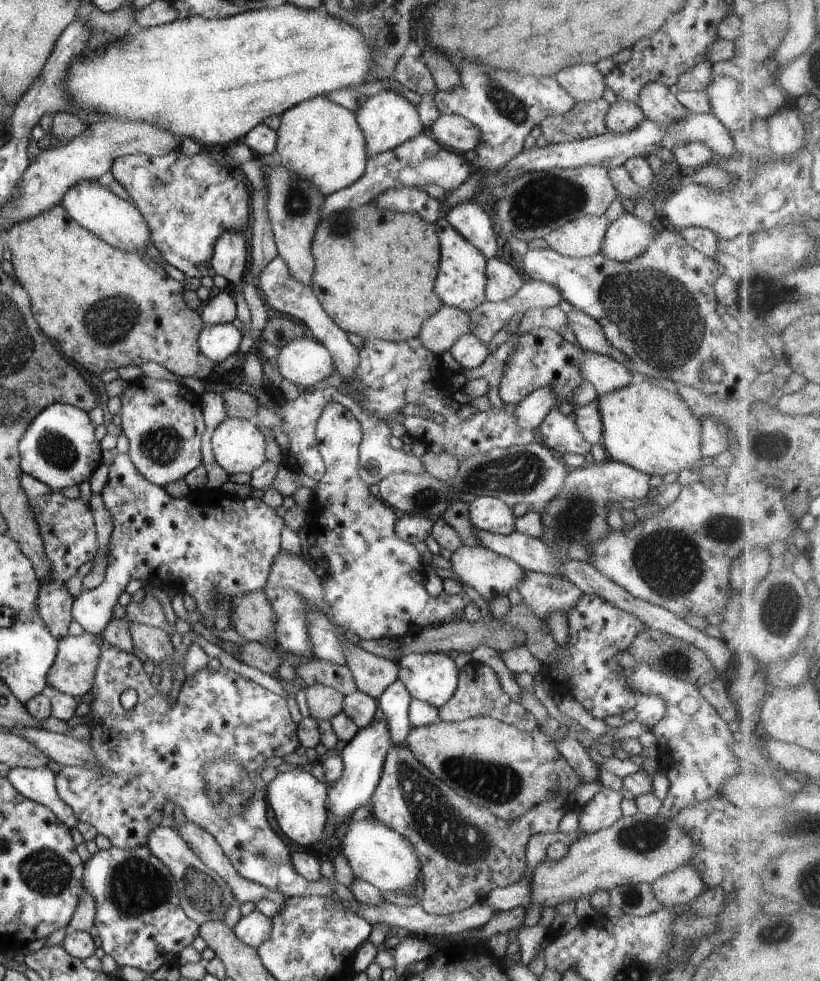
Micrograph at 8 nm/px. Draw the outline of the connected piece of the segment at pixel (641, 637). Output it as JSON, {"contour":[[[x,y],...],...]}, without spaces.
{"contour":[[[644,629],[640,634],[637,634],[628,652],[632,654],[637,663],[649,664],[657,671],[672,675],[678,680],[693,684],[698,688],[702,684],[718,681],[717,672],[703,650],[662,631]]]}

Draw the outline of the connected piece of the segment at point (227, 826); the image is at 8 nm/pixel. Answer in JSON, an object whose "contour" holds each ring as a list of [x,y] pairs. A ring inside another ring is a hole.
{"contour":[[[103,638],[99,647],[99,659],[93,676],[93,686],[90,690],[93,699],[90,703],[88,722],[85,723],[90,732],[90,735],[85,741],[91,746],[91,750],[94,753],[95,765],[93,767],[87,767],[86,765],[59,764],[58,770],[55,773],[58,794],[60,795],[60,798],[72,808],[79,822],[91,824],[100,834],[102,834],[102,836],[106,836],[106,838],[110,840],[114,848],[118,847],[124,850],[136,847],[146,847],[150,831],[153,828],[160,826],[163,814],[162,808],[164,808],[166,802],[168,802],[168,804],[180,806],[180,810],[182,810],[184,817],[188,822],[199,826],[200,829],[210,833],[216,839],[216,842],[218,842],[221,849],[224,851],[224,854],[228,857],[230,864],[238,871],[240,876],[261,884],[286,897],[308,895],[331,896],[334,894],[331,885],[335,880],[332,876],[325,875],[320,881],[309,881],[296,870],[291,859],[291,853],[288,851],[288,846],[284,844],[282,838],[274,831],[274,828],[270,826],[270,820],[268,820],[267,784],[260,774],[262,774],[262,770],[268,766],[269,758],[272,758],[272,756],[283,757],[287,754],[292,754],[300,745],[299,738],[297,737],[297,724],[292,720],[292,716],[288,711],[286,698],[221,666],[218,670],[204,667],[198,670],[194,676],[186,678],[176,698],[176,702],[171,704],[168,702],[168,695],[162,695],[158,687],[153,686],[152,683],[150,683],[150,669],[147,669],[147,666],[143,665],[142,661],[140,661],[134,653],[117,649]],[[124,690],[136,690],[138,695],[136,705],[130,710],[125,710],[122,705],[120,705],[120,694],[122,694]]]}

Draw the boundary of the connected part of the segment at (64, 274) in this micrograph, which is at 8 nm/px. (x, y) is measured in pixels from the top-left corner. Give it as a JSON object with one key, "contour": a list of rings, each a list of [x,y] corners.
{"contour":[[[61,204],[27,221],[16,223],[7,232],[6,242],[10,252],[12,252],[11,262],[14,267],[15,279],[29,294],[32,314],[38,326],[48,338],[51,338],[56,343],[60,353],[84,373],[90,374],[98,380],[101,374],[104,374],[107,370],[112,370],[112,368],[140,366],[144,362],[156,362],[156,364],[164,366],[168,372],[173,372],[178,376],[182,376],[182,378],[198,378],[198,380],[204,382],[214,374],[215,364],[211,360],[208,360],[205,354],[202,354],[202,351],[199,349],[199,342],[197,341],[200,331],[205,324],[202,322],[198,311],[186,306],[183,299],[184,284],[169,277],[164,271],[165,267],[158,266],[146,252],[141,255],[140,253],[129,253],[128,251],[110,246],[107,242],[104,242],[101,238],[98,238],[95,234],[80,226]]]}

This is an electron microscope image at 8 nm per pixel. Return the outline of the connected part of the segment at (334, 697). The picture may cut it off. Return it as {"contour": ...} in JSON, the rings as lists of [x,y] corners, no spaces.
{"contour":[[[316,683],[305,686],[305,692],[310,714],[316,721],[329,721],[342,712],[345,696],[339,690]]]}

